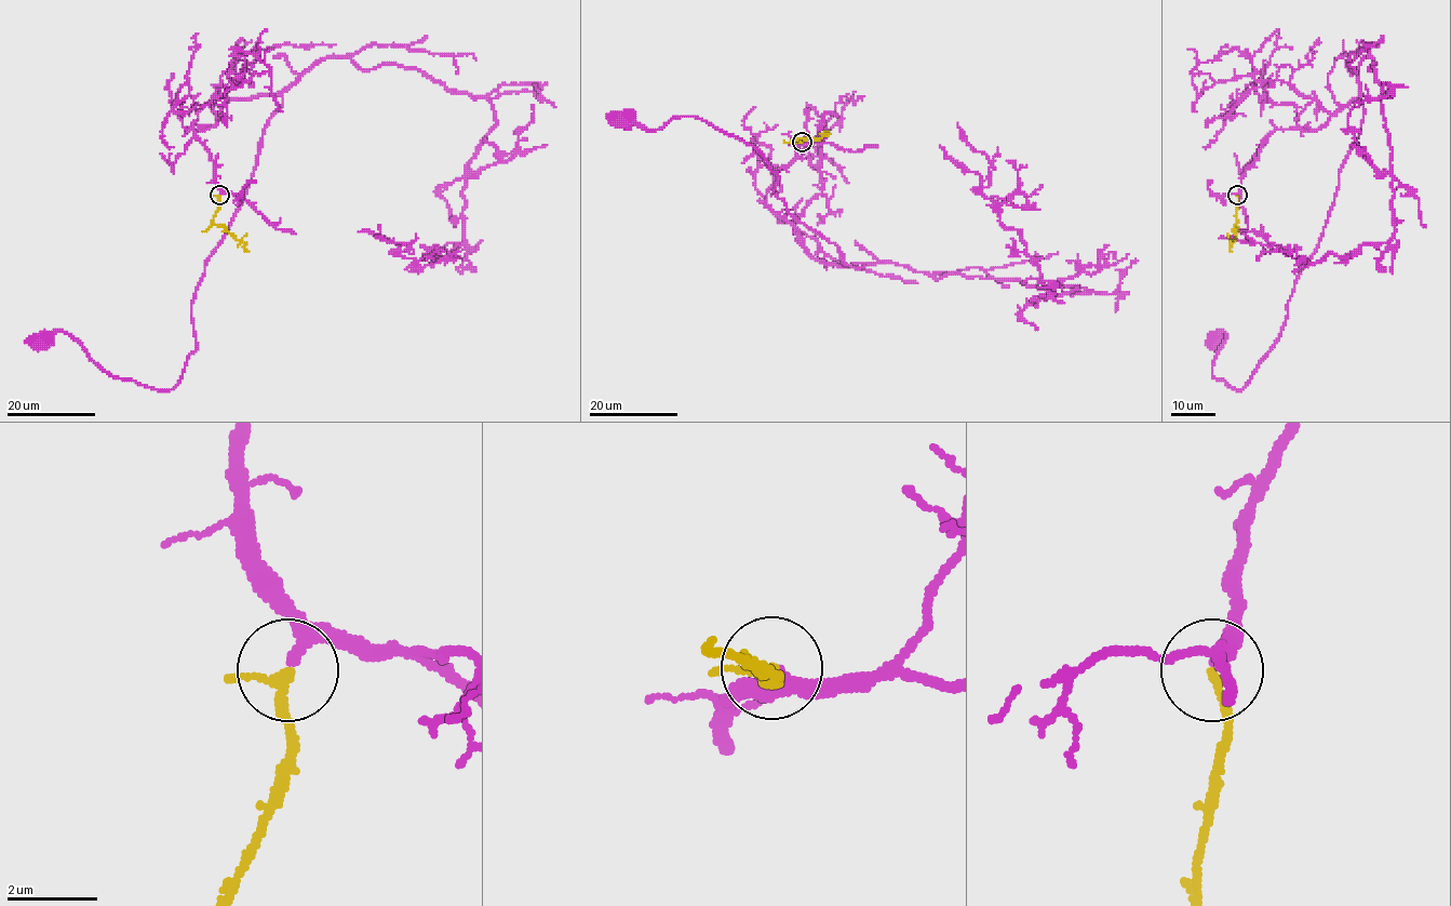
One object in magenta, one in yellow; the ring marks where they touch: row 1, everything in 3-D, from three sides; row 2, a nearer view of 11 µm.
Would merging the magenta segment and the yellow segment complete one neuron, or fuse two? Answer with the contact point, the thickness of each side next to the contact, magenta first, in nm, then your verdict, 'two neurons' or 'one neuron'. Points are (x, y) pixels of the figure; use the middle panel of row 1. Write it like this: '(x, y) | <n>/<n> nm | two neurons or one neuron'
(802, 142) | 160/170 nm | one neuron

